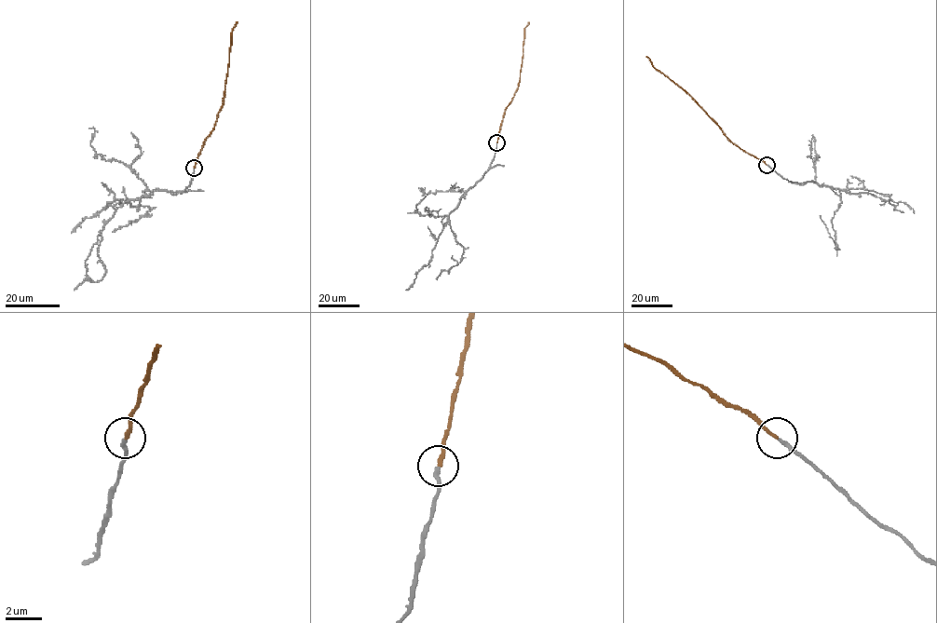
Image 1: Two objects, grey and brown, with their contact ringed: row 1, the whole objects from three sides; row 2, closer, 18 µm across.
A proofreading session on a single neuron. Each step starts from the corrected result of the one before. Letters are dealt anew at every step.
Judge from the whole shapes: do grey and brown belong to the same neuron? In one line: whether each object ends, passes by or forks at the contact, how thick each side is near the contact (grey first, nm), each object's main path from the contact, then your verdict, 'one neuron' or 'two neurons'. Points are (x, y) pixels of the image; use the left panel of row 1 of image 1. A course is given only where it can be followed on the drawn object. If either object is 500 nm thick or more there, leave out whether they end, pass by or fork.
grey ends there; brown ends there; 200 nm thick on the grey side, 180 nm on the other; grey runs (194, 168), (183, 191), (155, 190), (115, 209), (101, 231), (105, 272), (91, 281), (85, 261), (98, 235); brown runs (194, 167), (222, 106), (231, 30), (237, 22); one neuron

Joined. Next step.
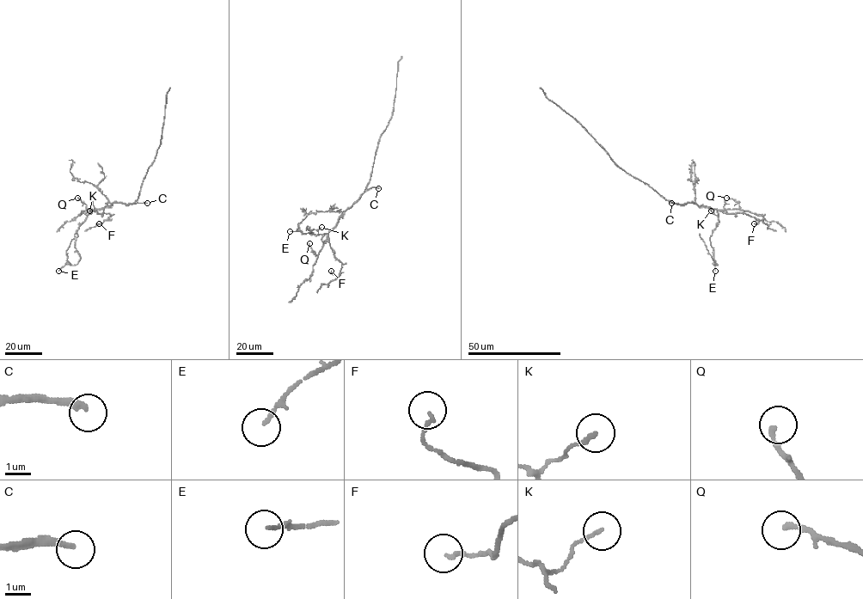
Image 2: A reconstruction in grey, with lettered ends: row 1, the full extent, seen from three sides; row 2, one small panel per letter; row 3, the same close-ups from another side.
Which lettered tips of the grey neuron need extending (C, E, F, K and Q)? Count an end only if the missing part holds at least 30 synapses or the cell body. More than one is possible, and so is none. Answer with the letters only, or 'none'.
C

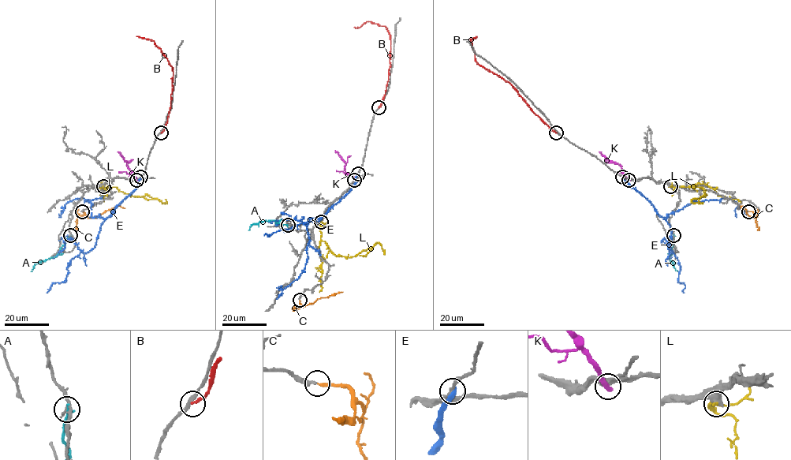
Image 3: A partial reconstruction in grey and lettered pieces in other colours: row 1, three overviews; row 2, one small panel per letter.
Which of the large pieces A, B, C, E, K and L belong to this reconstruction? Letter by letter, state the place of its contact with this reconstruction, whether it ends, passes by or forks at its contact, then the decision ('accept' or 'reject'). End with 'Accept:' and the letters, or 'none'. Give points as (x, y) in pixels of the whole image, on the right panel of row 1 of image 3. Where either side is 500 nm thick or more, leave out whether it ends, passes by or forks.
A: (673, 235) | it ends | reject
B: (556, 132) | it ends | reject
C: (748, 211) | it ends | accept
E: (622, 177) | it ends | reject
K: (628, 180) | it ends | reject
L: (670, 186) | reject
Accept: C

